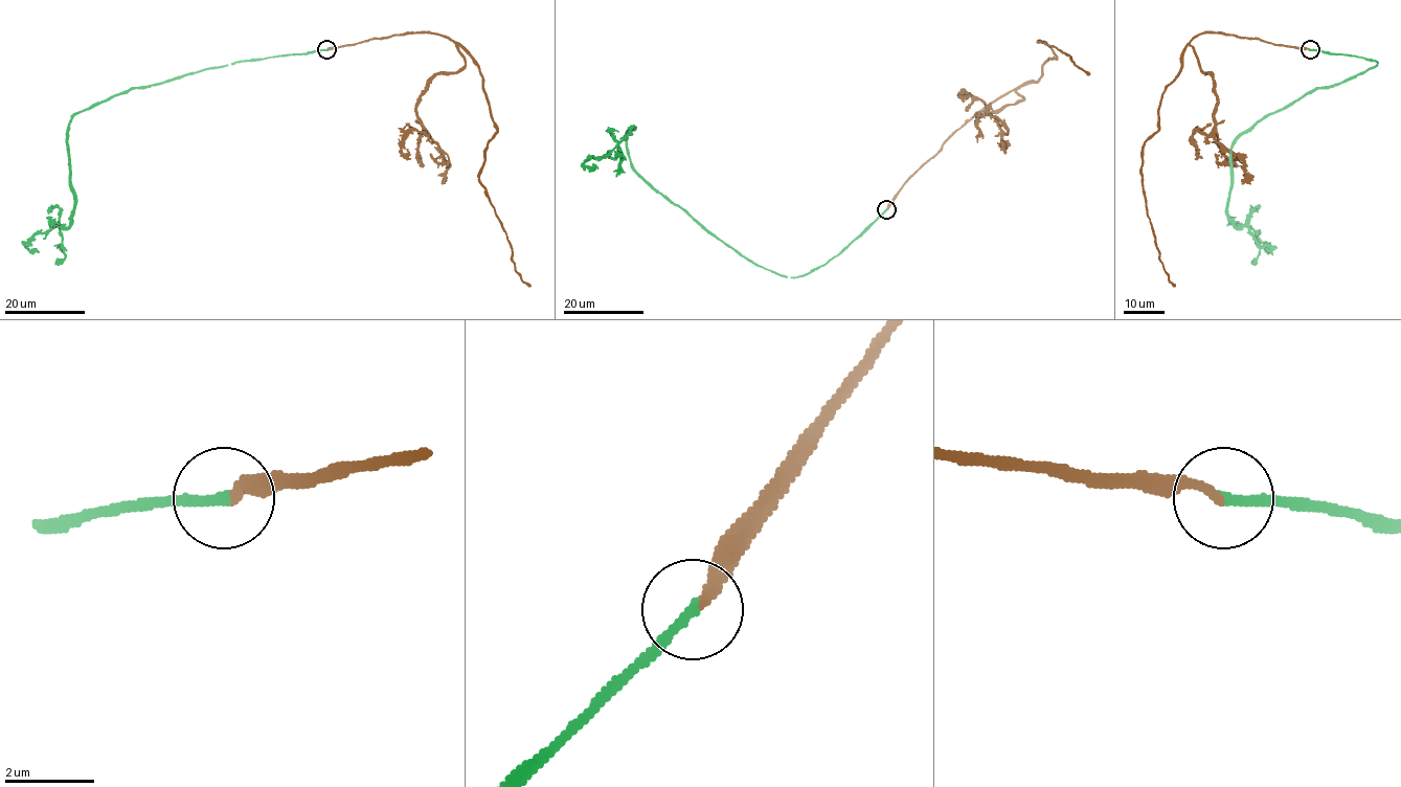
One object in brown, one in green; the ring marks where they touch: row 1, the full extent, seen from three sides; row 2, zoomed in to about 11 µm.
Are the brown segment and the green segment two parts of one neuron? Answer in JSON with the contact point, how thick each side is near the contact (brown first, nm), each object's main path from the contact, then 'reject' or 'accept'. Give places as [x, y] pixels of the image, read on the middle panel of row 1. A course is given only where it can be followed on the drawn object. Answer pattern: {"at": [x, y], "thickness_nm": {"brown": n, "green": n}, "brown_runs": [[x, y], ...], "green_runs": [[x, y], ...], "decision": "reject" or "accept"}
{"at": [886, 209], "thickness_nm": {"brown": 220, "green": 240}, "brown_runs": [[886, 209], [952, 135], [990, 105], [1039, 80], [1042, 66], [1056, 57], [1039, 42], [1054, 46], [1089, 74]], "green_runs": [[885, 209], [827, 263], [785, 276], [655, 190], [631, 162], [633, 127], [583, 163], [597, 167]], "decision": "accept"}

